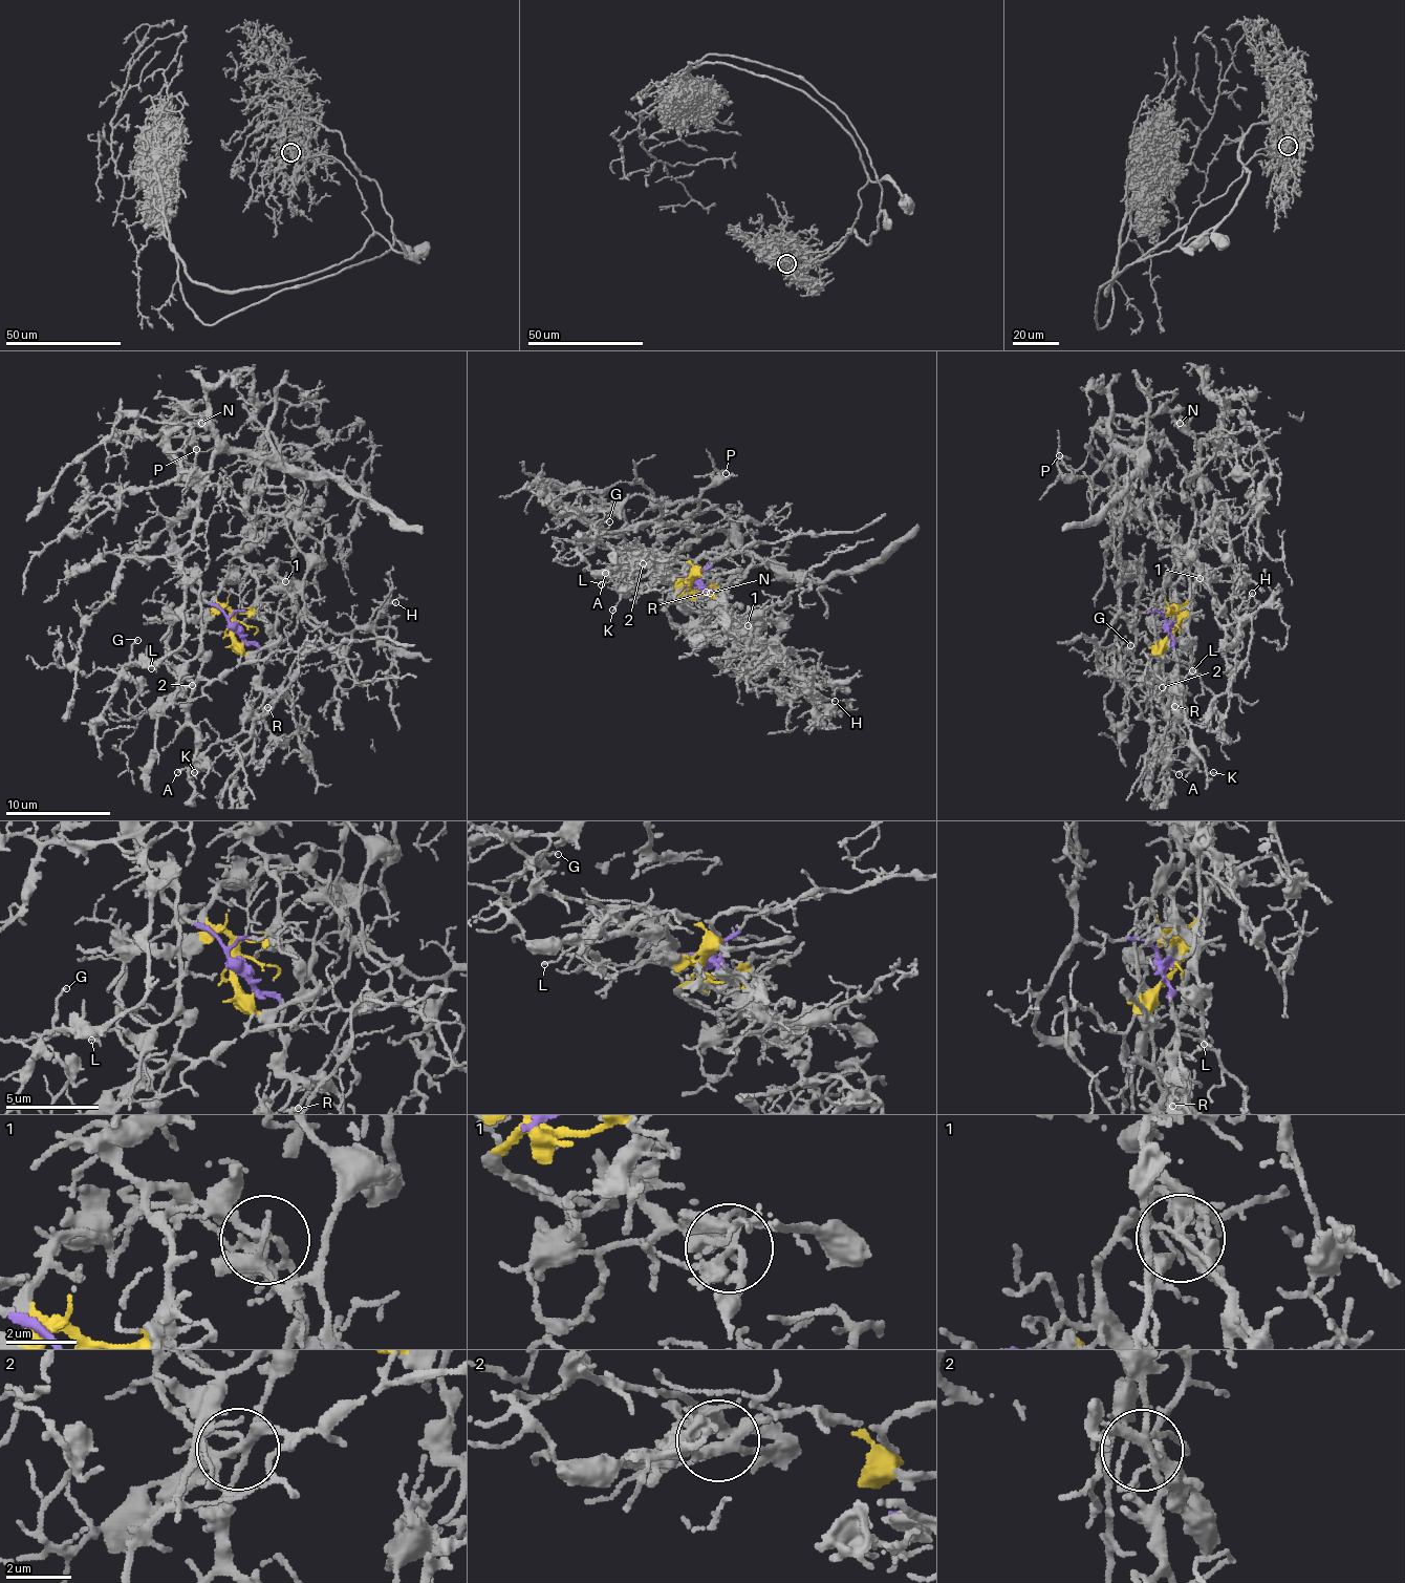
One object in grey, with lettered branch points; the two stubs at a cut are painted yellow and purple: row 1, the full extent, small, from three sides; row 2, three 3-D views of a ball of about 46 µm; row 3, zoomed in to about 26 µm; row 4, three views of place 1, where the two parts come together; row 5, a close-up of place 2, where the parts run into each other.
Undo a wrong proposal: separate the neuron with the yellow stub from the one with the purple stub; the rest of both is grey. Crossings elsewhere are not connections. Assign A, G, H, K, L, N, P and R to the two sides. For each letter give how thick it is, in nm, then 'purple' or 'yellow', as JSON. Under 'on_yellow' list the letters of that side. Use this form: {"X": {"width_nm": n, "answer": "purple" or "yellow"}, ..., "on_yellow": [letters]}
{"A": {"width_nm": 140, "answer": "yellow"}, "G": {"width_nm": 130, "answer": "purple"}, "H": {"width_nm": 130, "answer": "purple"}, "K": {"width_nm": 110, "answer": "yellow"}, "L": {"width_nm": 100, "answer": "yellow"}, "N": {"width_nm": 80, "answer": "purple"}, "P": {"width_nm": 120, "answer": "purple"}, "R": {"width_nm": 160, "answer": "yellow"}, "on_yellow": ["A", "K", "L", "R"]}

